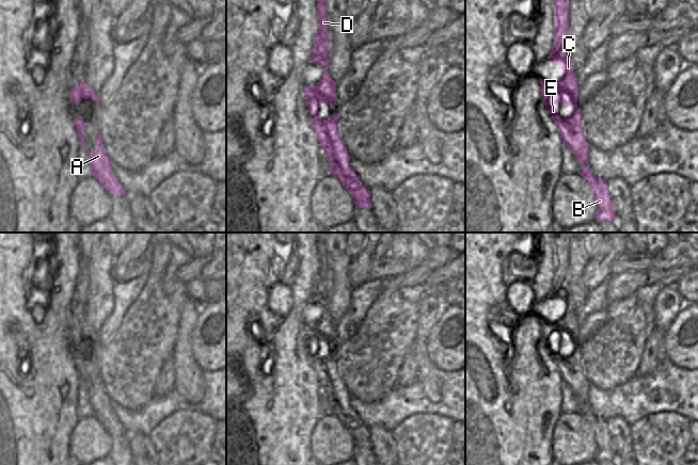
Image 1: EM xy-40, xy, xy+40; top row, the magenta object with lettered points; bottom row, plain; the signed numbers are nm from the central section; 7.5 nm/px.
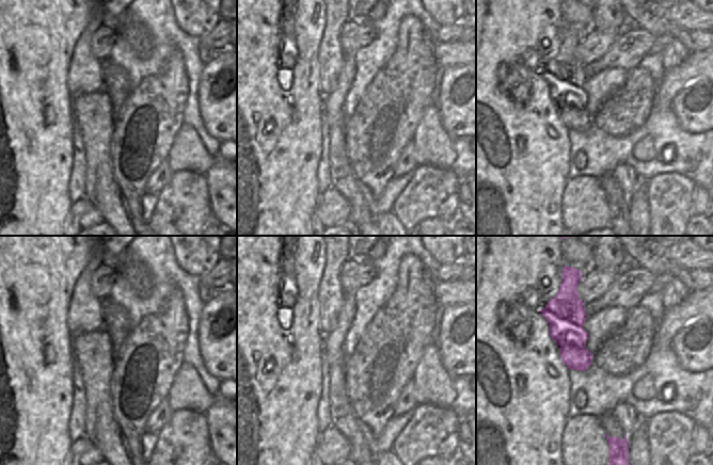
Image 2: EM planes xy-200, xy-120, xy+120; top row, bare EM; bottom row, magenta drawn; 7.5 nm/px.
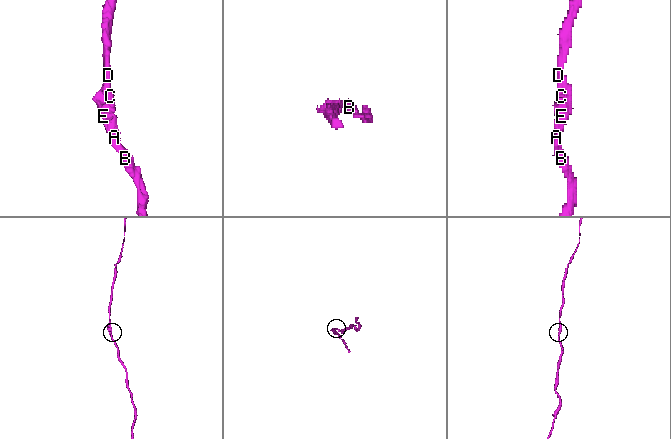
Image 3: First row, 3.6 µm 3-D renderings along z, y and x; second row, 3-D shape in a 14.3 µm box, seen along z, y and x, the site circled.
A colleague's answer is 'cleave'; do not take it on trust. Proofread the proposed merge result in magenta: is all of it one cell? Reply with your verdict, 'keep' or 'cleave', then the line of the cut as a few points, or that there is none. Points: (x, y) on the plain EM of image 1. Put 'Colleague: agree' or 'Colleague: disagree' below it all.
keep; no cut
Colleague: disagree

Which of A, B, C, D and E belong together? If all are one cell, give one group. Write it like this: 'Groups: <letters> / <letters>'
Groups: A B C D E

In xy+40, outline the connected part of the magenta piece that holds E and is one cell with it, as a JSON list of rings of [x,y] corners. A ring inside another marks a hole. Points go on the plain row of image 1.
[[[554,232],[554,282],[549,295],[553,304],[559,304],[562,316],[556,323],[549,323],[539,317],[541,335],[545,339],[545,348],[556,363],[561,380],[571,388],[582,403],[583,415],[589,422],[597,444],[597,460],[616,460],[607,421],[596,415],[587,405],[590,384],[584,375],[582,352],[577,340],[577,316],[573,309],[573,301],[569,292],[569,241],[567,232]],[[555,343],[571,344],[573,352],[561,357]]]

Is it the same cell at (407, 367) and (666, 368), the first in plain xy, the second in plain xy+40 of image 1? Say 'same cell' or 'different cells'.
different cells

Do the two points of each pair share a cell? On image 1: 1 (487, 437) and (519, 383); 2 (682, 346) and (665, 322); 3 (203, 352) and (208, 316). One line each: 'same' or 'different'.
1: same
2: different
3: same

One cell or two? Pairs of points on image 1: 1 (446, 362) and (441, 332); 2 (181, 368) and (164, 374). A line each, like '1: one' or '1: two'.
1: one
2: two

